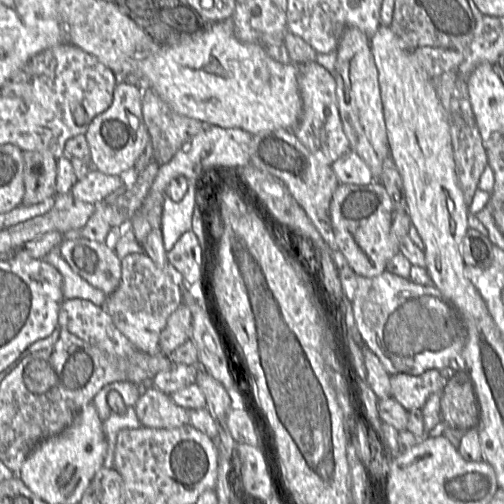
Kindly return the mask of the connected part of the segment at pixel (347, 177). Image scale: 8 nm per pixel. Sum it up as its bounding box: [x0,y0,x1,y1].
[331,149,374,185]

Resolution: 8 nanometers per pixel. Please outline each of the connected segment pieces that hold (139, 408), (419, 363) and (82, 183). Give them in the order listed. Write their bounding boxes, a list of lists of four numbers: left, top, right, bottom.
[[134,385,189,429],[352,271,467,376],[70,168,123,203]]

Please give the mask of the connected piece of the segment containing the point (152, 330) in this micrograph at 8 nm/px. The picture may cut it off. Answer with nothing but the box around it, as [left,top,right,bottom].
[101,253,182,355]

